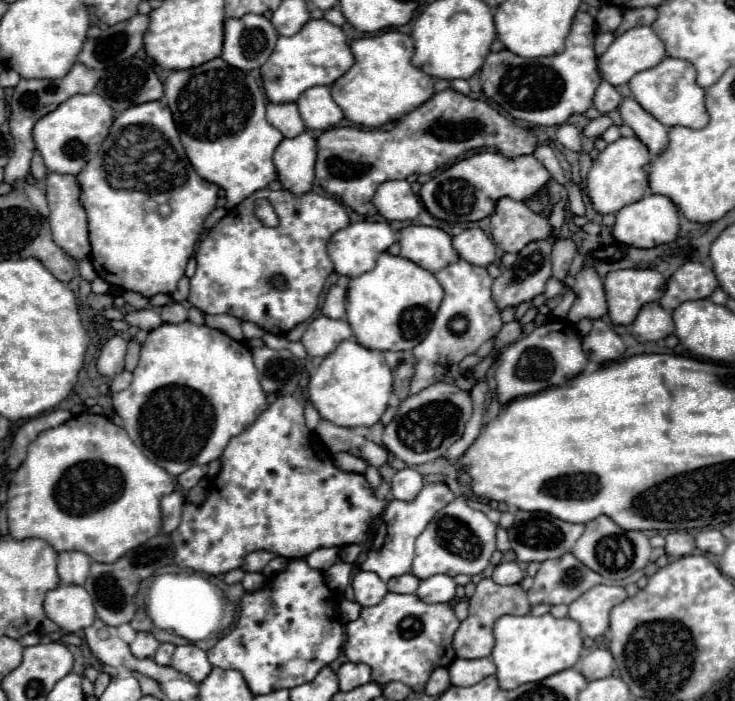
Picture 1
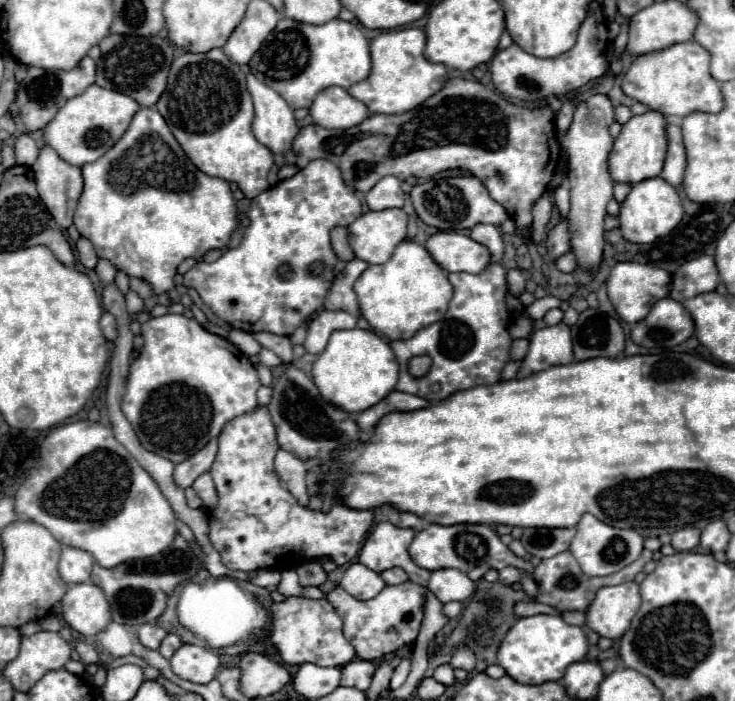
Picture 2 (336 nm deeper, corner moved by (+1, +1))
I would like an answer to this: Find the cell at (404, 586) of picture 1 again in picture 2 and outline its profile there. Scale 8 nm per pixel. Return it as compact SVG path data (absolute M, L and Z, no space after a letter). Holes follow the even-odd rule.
M393 567L393 569L387 569L387 571L383 571L381 573L381 577L383 577L383 581L387 583L387 585L399 585L399 583L405 583L409 577L407 577L407 573L401 569L401 567Z

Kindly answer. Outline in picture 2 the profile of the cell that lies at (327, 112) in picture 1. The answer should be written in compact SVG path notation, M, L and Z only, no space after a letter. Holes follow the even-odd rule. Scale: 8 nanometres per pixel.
M327 87L311 105L313 123L329 129L349 129L365 121L369 111L365 103L353 99L343 87Z

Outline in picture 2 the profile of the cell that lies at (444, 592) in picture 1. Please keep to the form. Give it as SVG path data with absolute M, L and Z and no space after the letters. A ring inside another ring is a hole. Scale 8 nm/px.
M439 569L431 573L429 589L437 595L441 603L447 601L465 601L473 595L475 583L457 569Z

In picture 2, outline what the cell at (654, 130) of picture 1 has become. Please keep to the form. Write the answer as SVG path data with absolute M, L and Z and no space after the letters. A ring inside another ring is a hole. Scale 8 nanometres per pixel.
M667 125L667 137L669 137L669 153L667 153L661 177L667 183L671 183L673 187L679 187L683 183L683 175L685 175L685 167L687 167L681 129L677 125Z

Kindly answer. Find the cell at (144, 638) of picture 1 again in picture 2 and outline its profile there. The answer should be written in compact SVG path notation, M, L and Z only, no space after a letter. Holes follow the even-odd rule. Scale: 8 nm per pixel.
M145 623L139 627L139 641L149 649L157 649L161 645L161 641L165 639L165 635L167 635L167 631L155 623Z

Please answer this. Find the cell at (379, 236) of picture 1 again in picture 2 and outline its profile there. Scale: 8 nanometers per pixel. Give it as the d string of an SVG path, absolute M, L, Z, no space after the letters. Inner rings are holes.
M403 209L367 211L349 225L349 243L355 257L377 265L391 259L393 249L407 235L407 215Z

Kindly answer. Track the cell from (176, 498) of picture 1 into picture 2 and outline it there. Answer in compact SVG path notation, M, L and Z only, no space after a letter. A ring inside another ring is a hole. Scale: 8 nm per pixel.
M211 439L201 451L197 451L197 455L191 455L189 459L185 459L185 463L177 463L175 465L175 483L179 487L189 487L193 485L193 481L201 475L201 473L207 473L213 459L215 459L215 453L217 453L217 439Z

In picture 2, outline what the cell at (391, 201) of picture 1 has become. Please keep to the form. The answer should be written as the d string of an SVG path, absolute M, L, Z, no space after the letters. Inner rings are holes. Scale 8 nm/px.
M383 177L373 191L367 193L367 205L371 211L381 211L381 209L391 209L391 207L403 207L403 191L401 191L401 181L393 177Z

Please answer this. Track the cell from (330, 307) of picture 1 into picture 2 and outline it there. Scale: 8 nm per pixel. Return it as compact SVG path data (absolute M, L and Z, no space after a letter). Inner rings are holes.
M351 259L335 277L327 297L325 297L325 309L341 309L341 311L349 311L351 315L359 313L359 303L357 303L357 295L353 291L353 283L359 279L359 275L367 269L369 265L361 259Z

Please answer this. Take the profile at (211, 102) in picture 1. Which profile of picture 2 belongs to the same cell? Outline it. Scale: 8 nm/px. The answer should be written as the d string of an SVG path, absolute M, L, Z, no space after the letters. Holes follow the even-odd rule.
M223 49L177 57L171 65L167 89L155 103L155 109L169 123L181 149L197 169L211 177L237 183L249 199L269 189L267 173L275 163L273 153L261 145L251 131L253 103L245 85L245 69L233 63Z

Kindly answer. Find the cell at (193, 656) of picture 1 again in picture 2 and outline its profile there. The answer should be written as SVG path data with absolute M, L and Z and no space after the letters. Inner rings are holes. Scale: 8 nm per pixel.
M183 645L171 657L173 671L191 683L209 683L217 677L219 665L219 655L199 645Z

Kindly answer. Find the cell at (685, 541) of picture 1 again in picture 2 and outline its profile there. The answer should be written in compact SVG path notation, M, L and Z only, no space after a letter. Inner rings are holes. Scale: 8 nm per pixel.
M683 527L683 529L673 533L671 545L677 551L691 551L693 547L699 545L699 537L701 537L701 529L697 529L697 527Z

